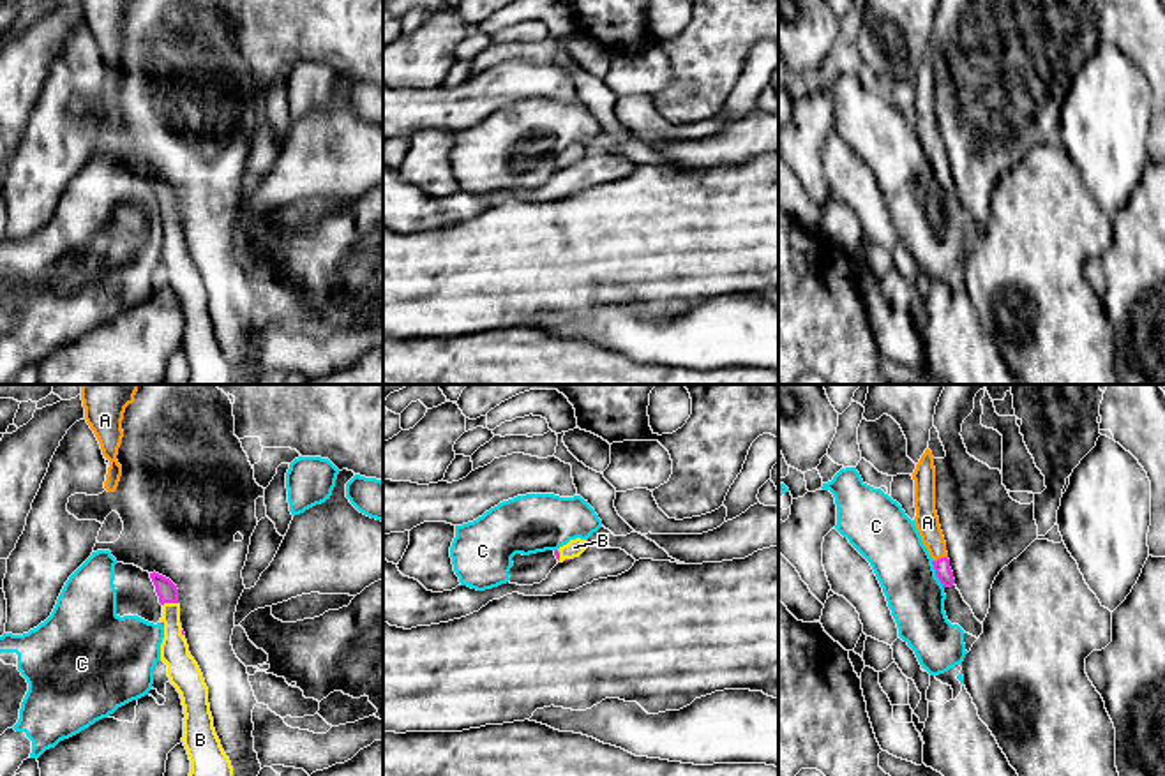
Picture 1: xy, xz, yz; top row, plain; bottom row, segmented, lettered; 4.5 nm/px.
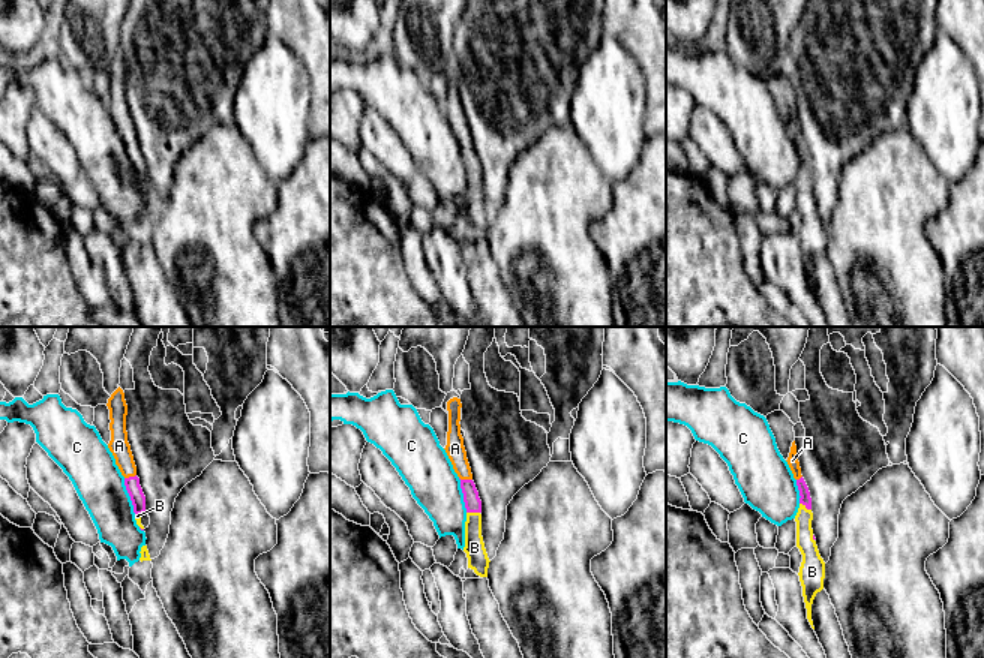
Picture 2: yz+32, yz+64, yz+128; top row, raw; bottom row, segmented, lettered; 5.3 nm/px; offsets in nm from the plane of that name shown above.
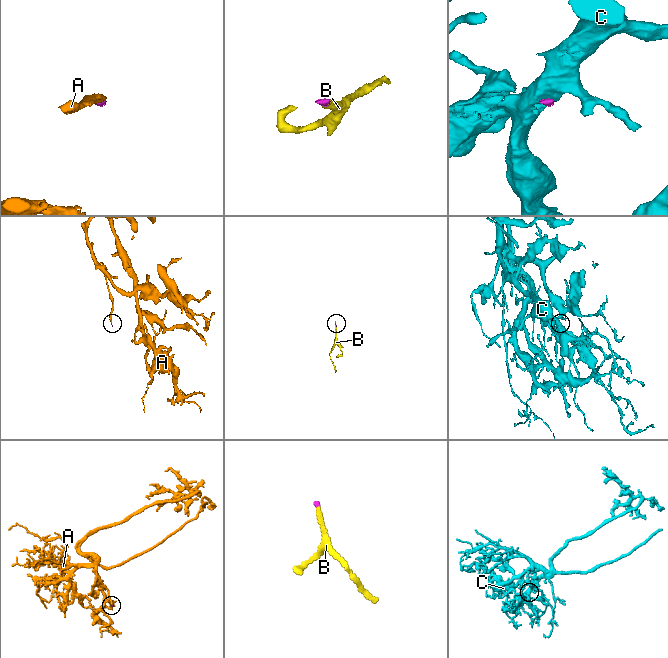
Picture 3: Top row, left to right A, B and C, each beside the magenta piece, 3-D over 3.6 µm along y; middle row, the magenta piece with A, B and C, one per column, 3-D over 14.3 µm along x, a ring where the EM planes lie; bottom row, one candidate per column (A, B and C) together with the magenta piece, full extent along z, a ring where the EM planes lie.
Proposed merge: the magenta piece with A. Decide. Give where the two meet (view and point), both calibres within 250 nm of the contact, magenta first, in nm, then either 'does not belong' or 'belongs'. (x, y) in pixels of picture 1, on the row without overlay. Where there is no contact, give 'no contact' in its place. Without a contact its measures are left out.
meets magenta in yz at (941, 163); 80 nm thick on the magenta side, 110 nm on the other; belongs

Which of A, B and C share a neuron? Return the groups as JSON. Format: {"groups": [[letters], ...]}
{"groups": [["A", "B"], ["C"]]}

